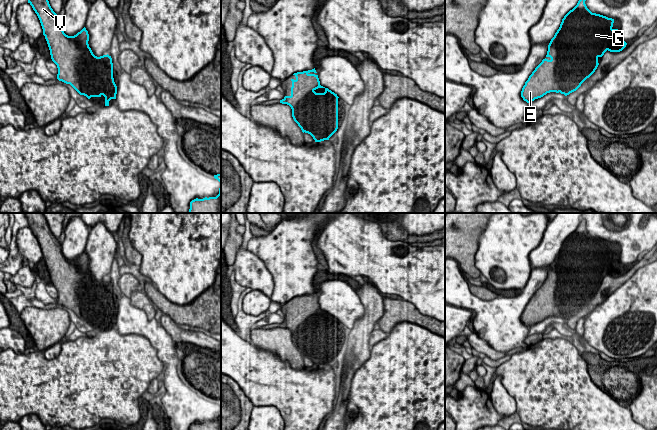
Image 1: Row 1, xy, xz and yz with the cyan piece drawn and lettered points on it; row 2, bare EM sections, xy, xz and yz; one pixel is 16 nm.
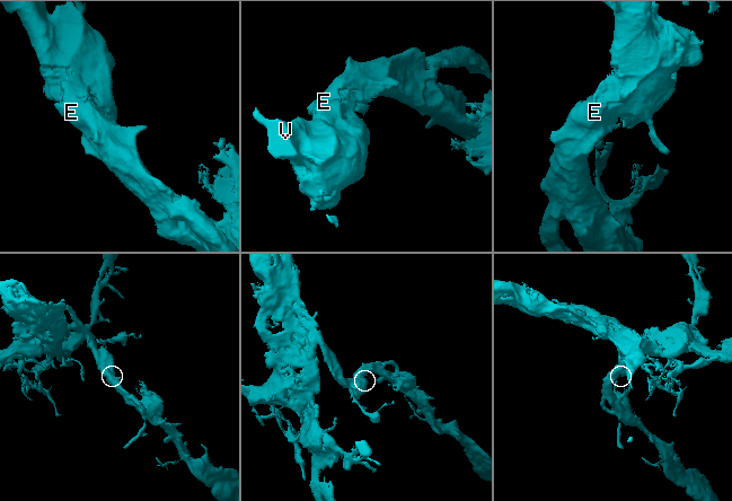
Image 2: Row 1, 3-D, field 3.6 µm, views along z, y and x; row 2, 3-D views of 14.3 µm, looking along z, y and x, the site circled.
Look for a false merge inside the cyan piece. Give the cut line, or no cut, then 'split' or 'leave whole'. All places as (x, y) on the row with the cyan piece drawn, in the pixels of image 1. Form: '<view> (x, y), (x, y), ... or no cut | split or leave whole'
no cut | leave whole

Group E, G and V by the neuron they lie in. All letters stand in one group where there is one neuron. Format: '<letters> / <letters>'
E G V

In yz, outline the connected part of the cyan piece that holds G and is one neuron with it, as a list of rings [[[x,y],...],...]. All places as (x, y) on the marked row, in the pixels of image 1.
[[[579,0],[577,5],[564,16],[559,29],[548,45],[546,58],[525,82],[521,97],[527,103],[550,92],[569,95],[595,72],[599,65],[598,58],[602,57],[607,50],[620,52],[626,47],[627,43],[621,38],[620,30],[612,28],[614,19],[592,13],[585,1]]]

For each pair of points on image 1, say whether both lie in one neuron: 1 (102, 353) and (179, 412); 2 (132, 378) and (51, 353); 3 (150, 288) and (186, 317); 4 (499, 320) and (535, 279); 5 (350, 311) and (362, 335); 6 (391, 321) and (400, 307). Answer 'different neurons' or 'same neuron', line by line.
1: different neurons
2: different neurons
3: same neuron
4: same neuron
5: different neurons
6: same neuron

